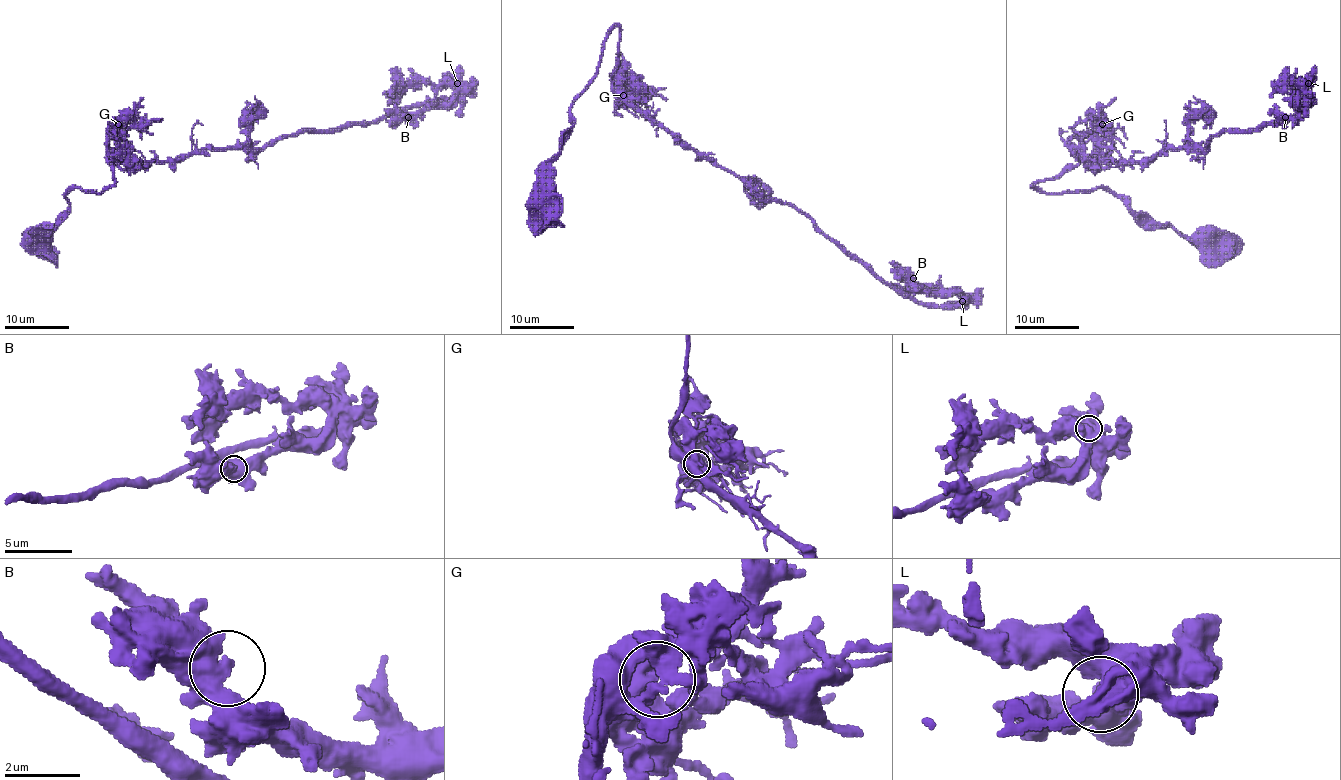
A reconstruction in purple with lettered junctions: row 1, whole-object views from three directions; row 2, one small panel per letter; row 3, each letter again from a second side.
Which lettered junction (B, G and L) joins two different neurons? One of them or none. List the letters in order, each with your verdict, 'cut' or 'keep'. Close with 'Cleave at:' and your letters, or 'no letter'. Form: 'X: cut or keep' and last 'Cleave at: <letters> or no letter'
B: keep
G: keep
L: keep
Cleave at: no letter

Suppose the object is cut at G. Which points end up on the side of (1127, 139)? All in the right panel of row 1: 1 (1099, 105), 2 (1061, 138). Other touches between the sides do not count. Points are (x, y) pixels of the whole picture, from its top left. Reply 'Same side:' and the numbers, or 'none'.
Same side: 1, 2

